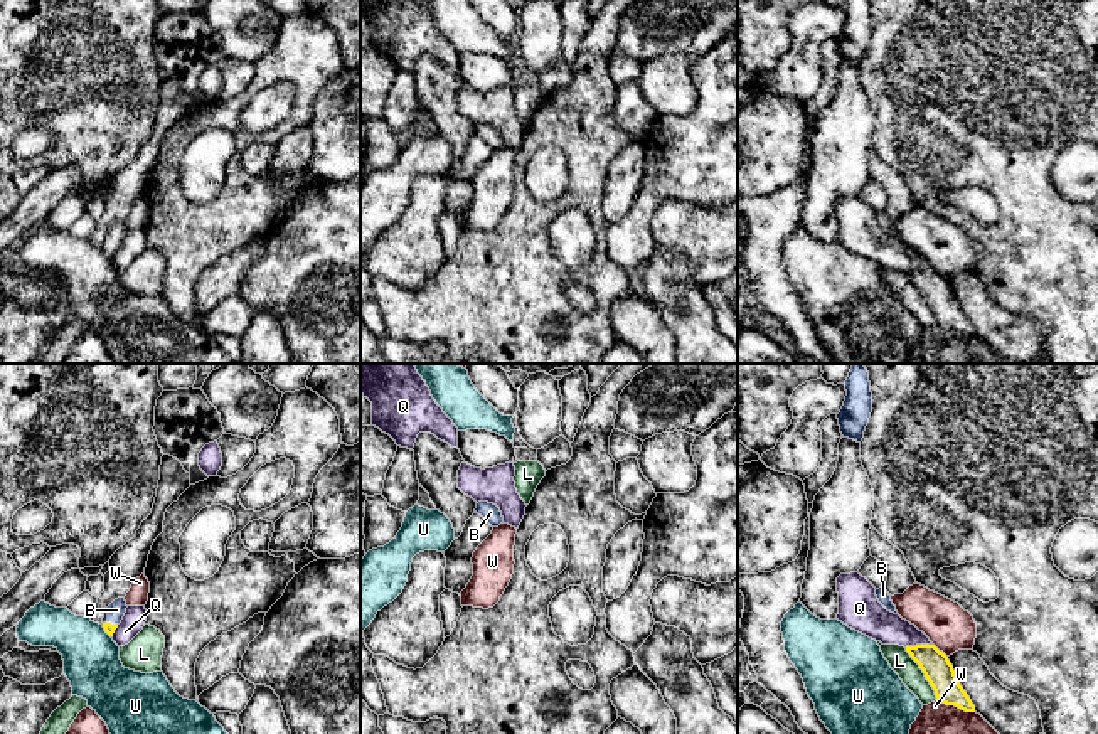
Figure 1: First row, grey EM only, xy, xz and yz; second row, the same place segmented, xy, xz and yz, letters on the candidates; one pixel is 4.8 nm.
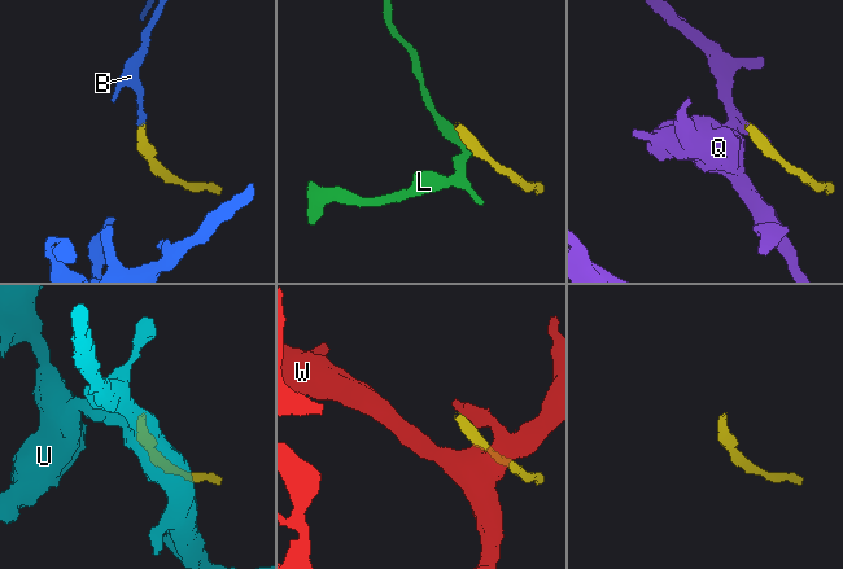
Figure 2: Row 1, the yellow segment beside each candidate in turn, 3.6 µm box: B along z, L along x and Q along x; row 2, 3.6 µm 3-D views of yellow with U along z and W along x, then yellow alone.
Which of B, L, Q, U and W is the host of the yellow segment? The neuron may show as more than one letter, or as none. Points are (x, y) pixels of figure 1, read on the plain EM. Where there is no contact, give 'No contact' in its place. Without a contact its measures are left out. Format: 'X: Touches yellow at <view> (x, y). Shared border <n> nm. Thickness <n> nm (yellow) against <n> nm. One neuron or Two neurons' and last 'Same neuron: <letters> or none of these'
B: Touches yellow at xy (110, 246). Shared border 70 nm. Thickness 50 nm (yellow) against 90 nm. One neuron
L: Touches yellow at yz (923, 295). Shared border 300 nm. Thickness 140 nm (yellow) against 110 nm. Two neurons
Q: Touches yellow at yz (918, 268). Shared border 140 nm. Thickness 140 nm (yellow) against 160 nm. Two neurons
U: Touches yellow at xy (105, 253). Shared border 80 nm. Thickness 50 nm (yellow) against 280 nm. Two neurons
W: Touches yellow at yz (955, 329). Shared border 200 nm. Thickness 140 nm (yellow) against 340 nm. Two neurons
Same neuron: B

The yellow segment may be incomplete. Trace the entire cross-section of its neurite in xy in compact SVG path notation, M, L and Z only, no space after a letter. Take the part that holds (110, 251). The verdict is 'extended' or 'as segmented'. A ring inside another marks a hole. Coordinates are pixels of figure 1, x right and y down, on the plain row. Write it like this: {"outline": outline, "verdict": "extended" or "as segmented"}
{"outline": "M118 221L115 222L106 236L104 236L104 241L103 241L103 251L104 254L113 259L115 253L118 251L118 247L121 246L125 236L126 236L126 224L125 221Z", "verdict": "extended"}

